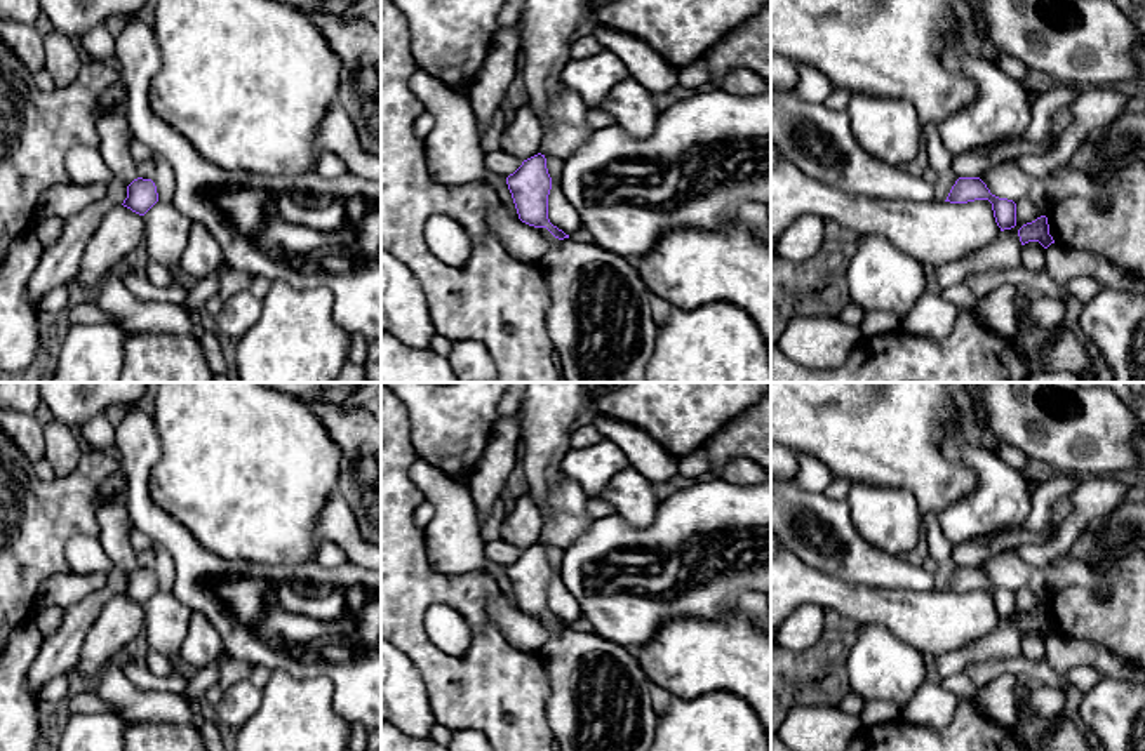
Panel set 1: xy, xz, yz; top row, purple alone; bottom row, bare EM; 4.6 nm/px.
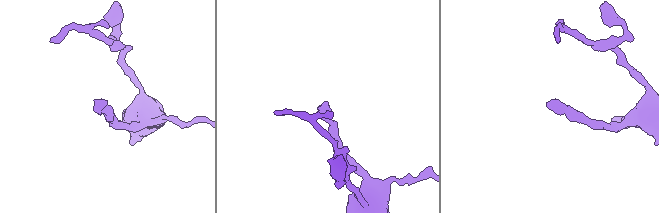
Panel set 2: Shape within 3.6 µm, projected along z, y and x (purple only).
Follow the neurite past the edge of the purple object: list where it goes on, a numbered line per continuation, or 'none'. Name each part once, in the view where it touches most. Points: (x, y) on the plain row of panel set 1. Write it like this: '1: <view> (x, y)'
none

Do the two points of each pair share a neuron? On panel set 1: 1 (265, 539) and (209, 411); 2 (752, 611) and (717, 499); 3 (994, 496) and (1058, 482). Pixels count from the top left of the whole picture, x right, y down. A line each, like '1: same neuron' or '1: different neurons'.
1: same neuron
2: different neurons
3: different neurons

